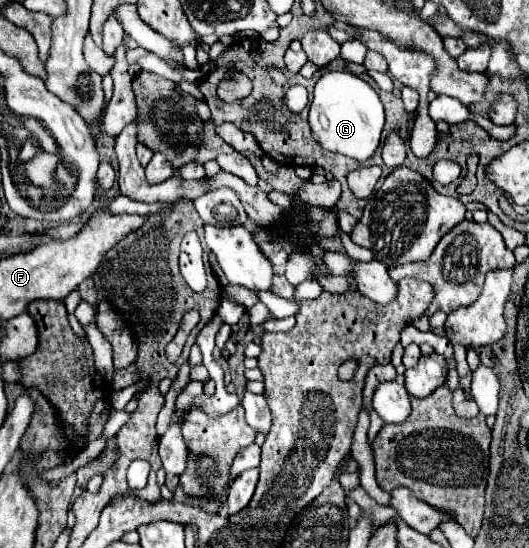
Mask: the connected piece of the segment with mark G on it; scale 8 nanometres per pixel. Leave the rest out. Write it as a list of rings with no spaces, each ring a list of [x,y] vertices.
[[[327,71],[315,85],[313,103],[309,109],[309,123],[315,133],[315,139],[325,149],[343,153],[363,163],[375,153],[381,141],[385,113],[379,95],[367,81],[353,73]]]

